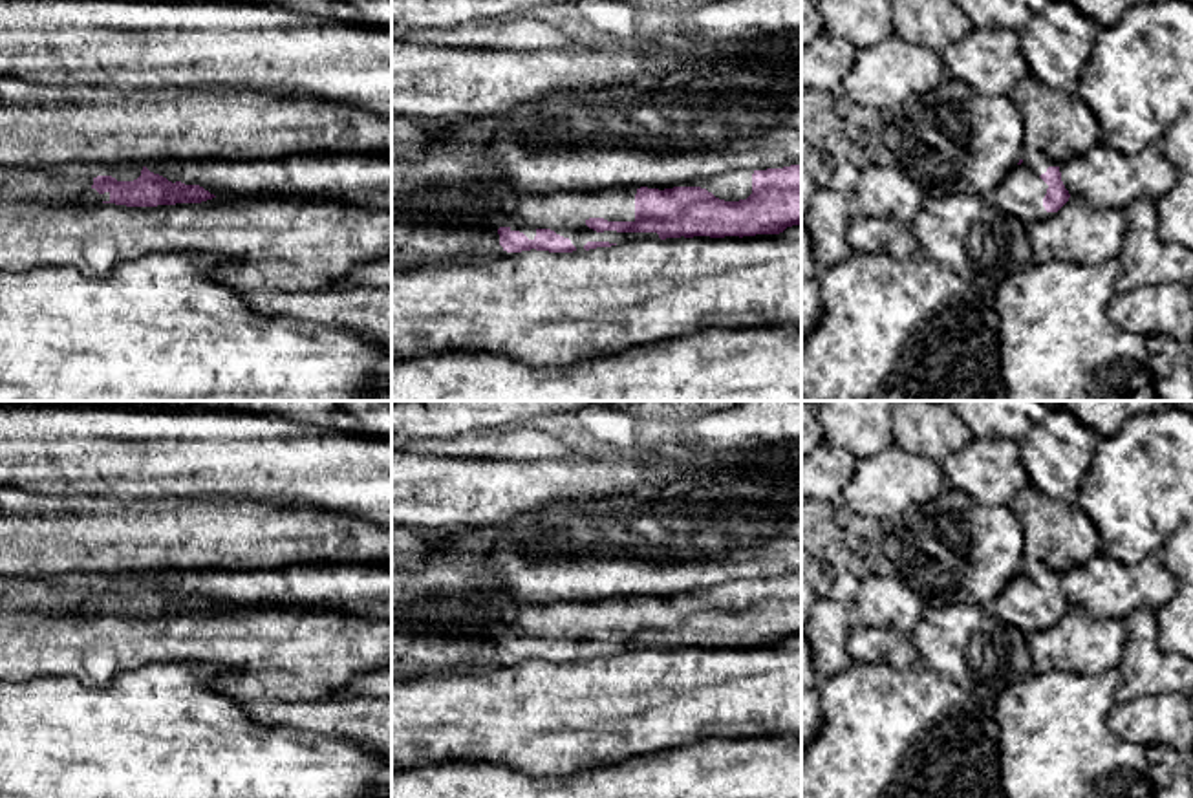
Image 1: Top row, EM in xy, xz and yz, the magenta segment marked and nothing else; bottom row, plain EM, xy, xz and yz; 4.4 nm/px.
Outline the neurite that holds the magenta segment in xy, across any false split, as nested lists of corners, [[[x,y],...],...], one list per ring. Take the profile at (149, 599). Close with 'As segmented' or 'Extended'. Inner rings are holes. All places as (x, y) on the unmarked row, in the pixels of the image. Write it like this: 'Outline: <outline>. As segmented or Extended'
Outline: [[[143,577],[141,586],[134,591],[117,591],[112,586],[93,588],[91,600],[77,613],[115,613],[126,617],[157,617],[176,613],[201,613],[216,608],[199,595],[168,591]]]. Extended

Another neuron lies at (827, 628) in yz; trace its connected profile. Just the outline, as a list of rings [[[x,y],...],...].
[[[822,593],[809,613],[805,633],[812,646],[812,668],[820,683],[847,670],[853,663],[849,635],[854,615]]]

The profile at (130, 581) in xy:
[[[126,573],[126,575],[108,575],[99,578],[90,578],[93,588],[97,586],[112,586],[117,591],[134,591],[141,586],[143,575]]]

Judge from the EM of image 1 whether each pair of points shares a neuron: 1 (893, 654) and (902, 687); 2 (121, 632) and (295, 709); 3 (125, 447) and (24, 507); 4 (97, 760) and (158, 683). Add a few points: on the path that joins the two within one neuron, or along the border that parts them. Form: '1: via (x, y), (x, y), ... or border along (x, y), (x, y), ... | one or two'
1: border along (855, 659), (893, 667), (913, 667), (919, 663) | two
2: border along (321, 698), (238, 701) | two
3: border along (19, 487), (66, 495), (92, 493) | two
4: via (116, 742), (156, 701) | one

